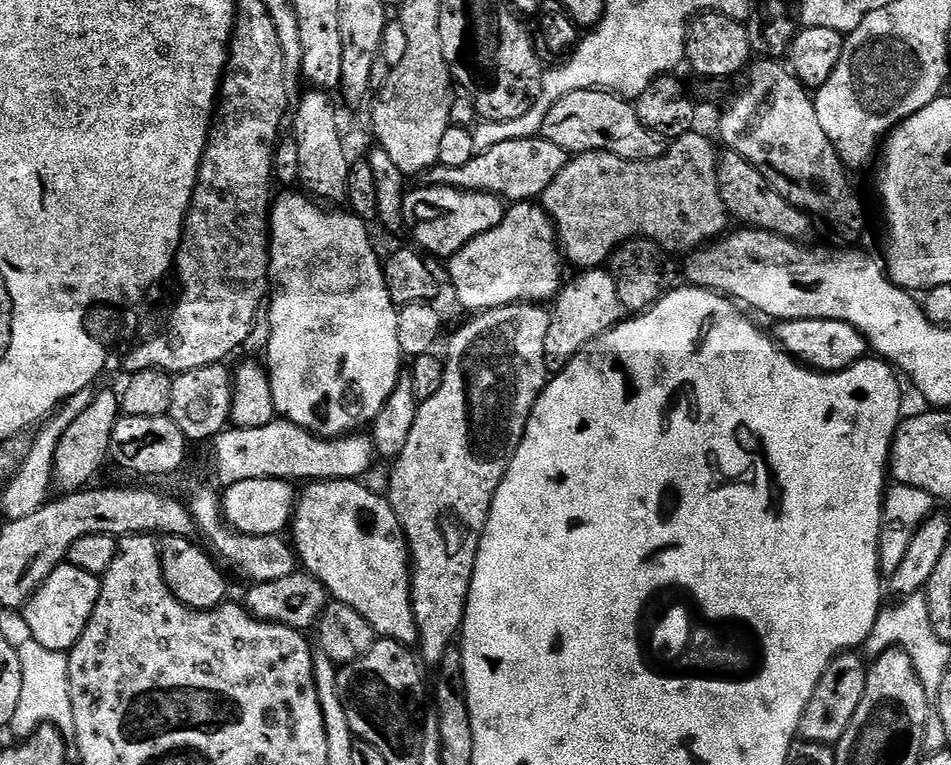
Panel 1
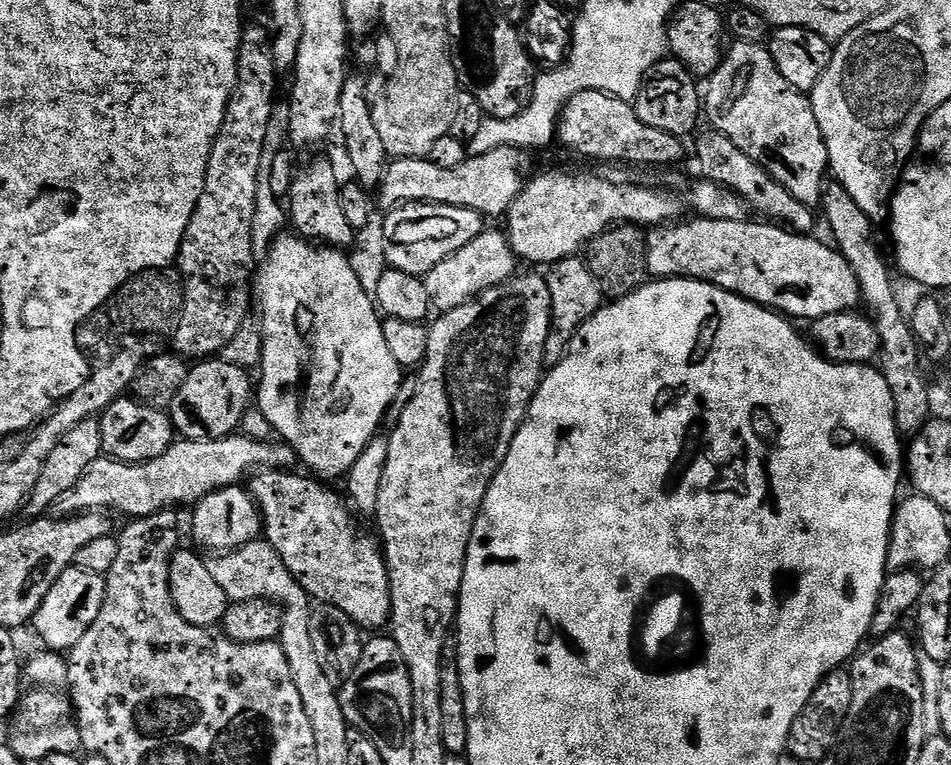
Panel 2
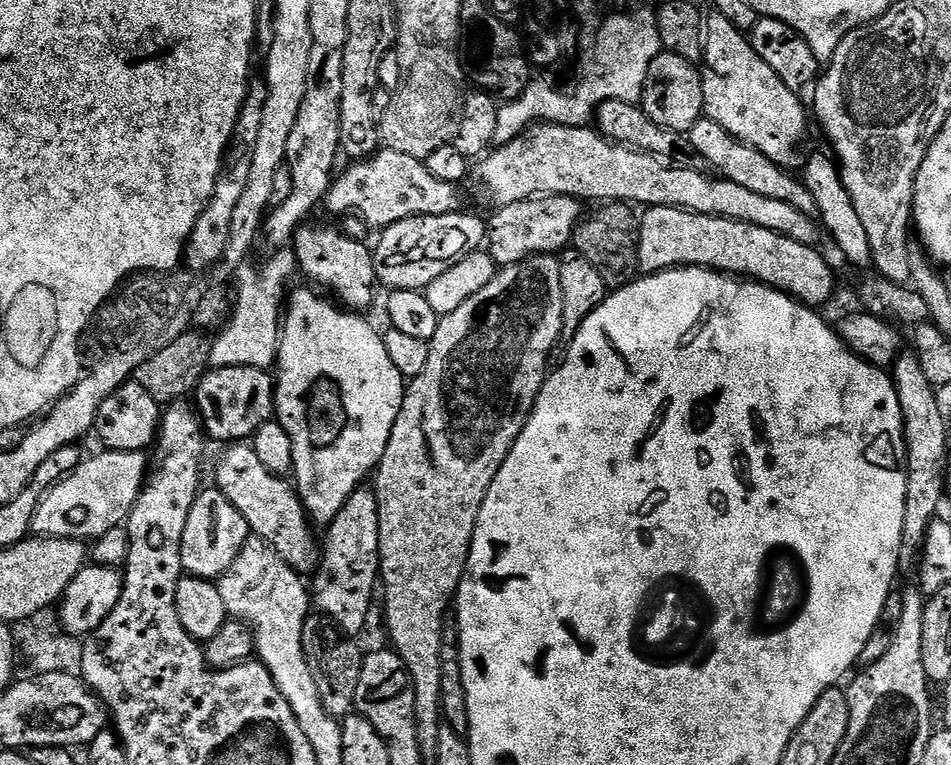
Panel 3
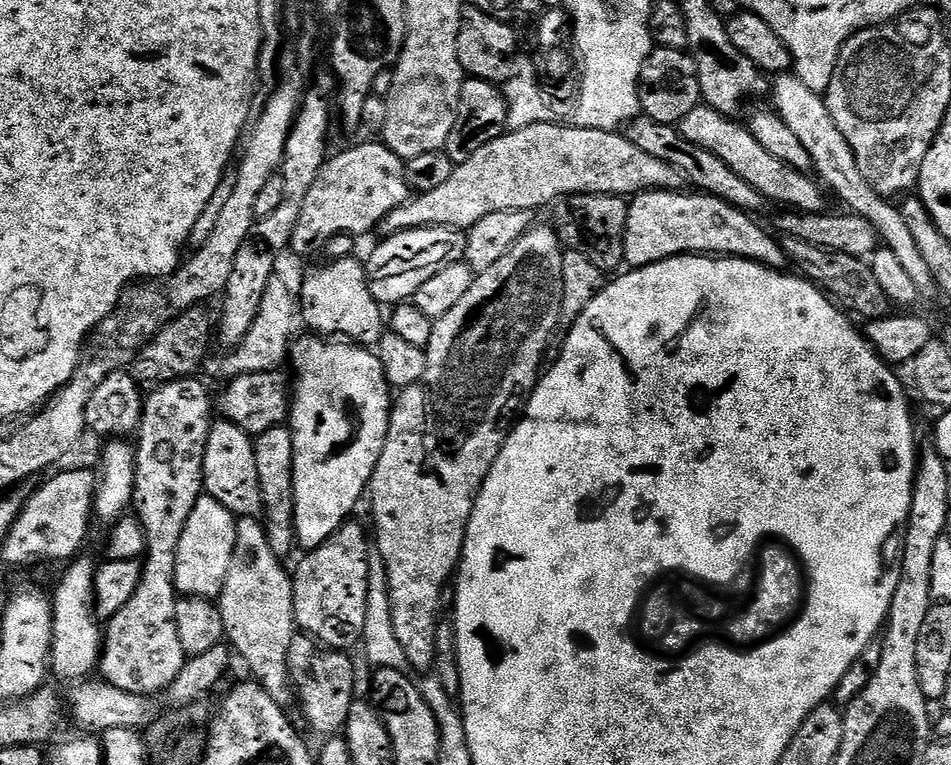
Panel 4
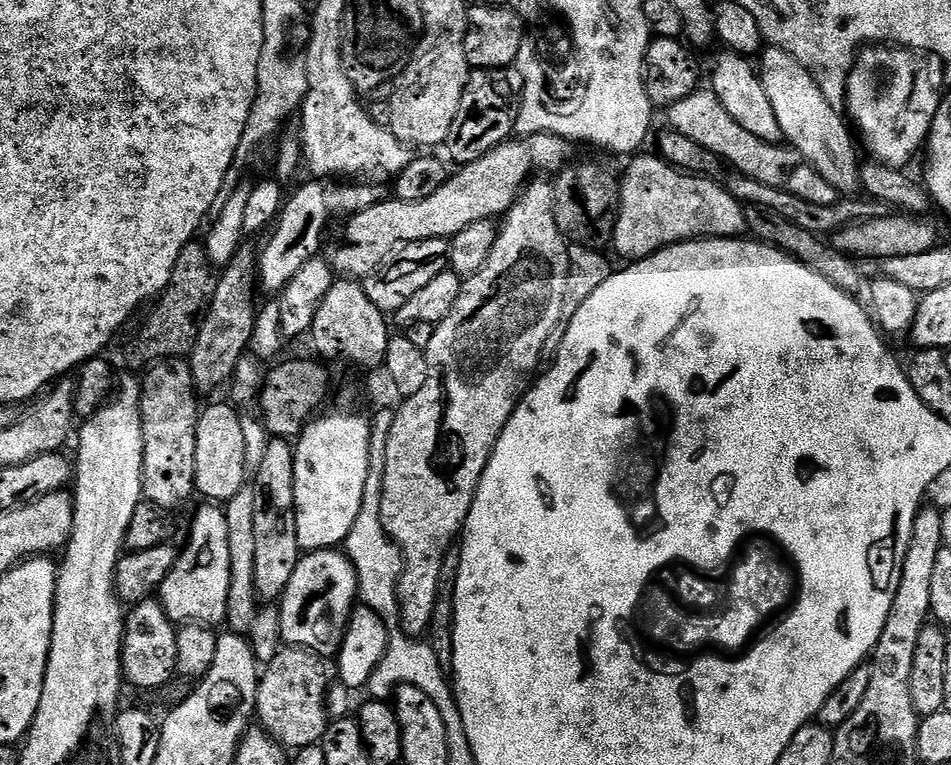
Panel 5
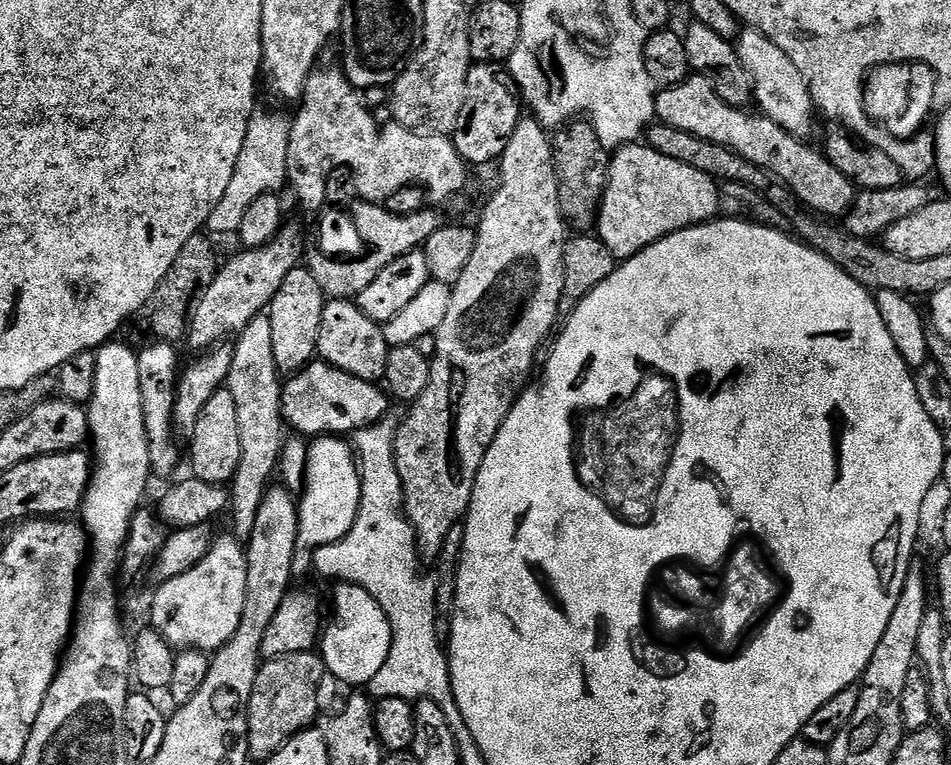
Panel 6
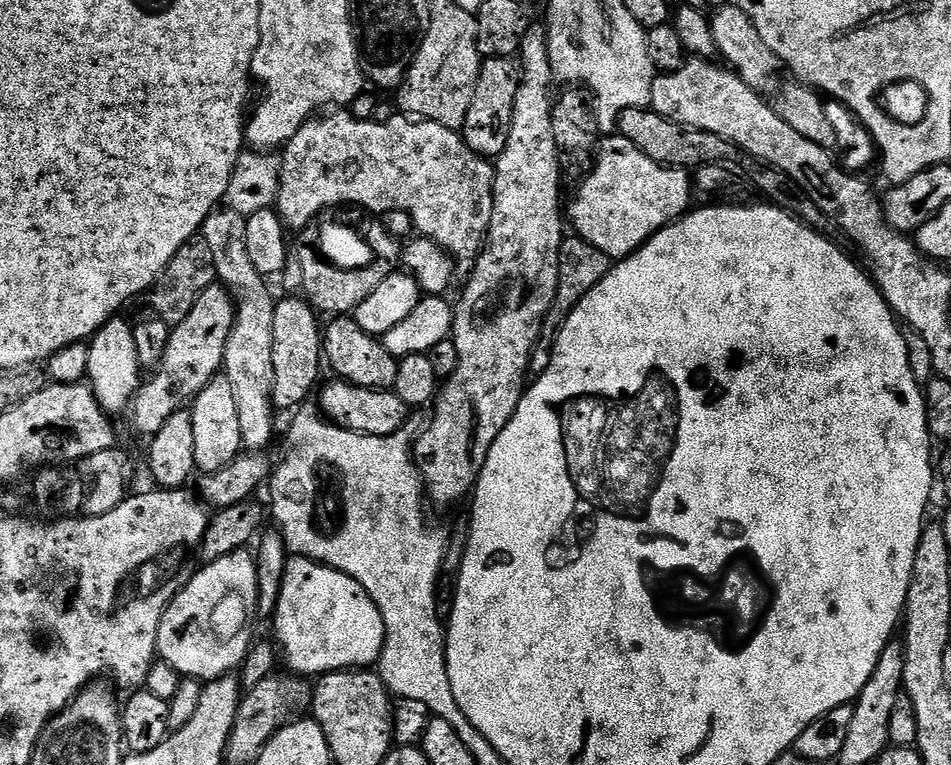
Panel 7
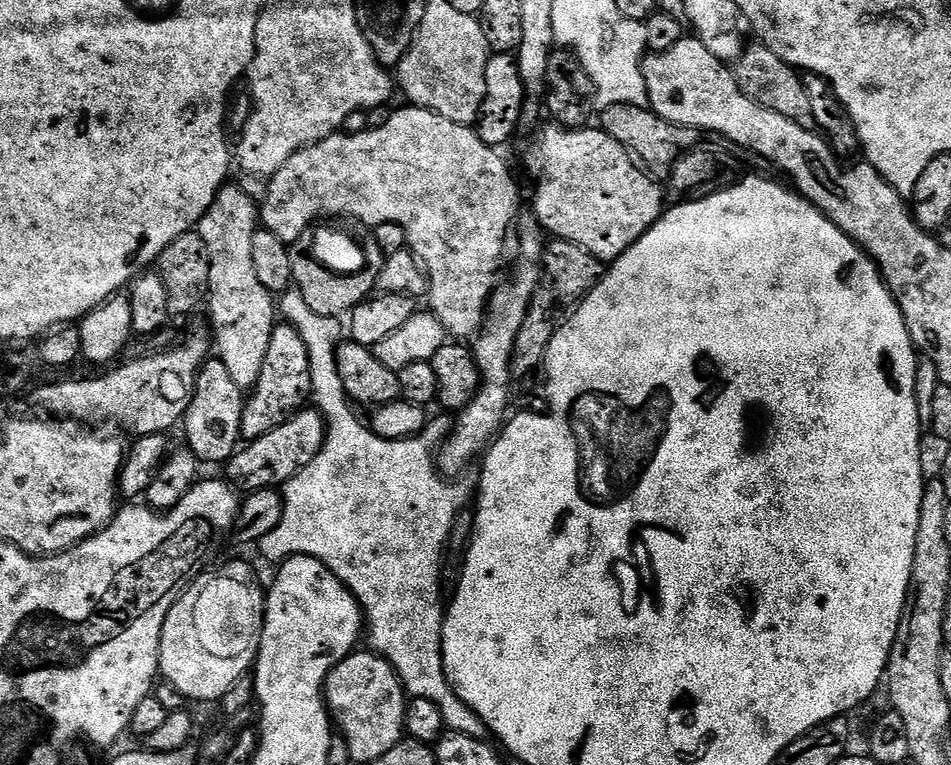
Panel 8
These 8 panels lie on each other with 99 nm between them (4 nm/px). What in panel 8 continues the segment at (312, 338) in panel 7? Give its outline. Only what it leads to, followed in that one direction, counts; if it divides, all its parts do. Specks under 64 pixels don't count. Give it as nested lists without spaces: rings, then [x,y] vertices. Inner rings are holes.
[[[287,322],[279,323],[272,332],[270,350],[266,350],[266,362],[262,366],[262,374],[258,376],[254,391],[245,399],[244,413],[240,423],[240,435],[245,441],[262,438],[262,434],[270,434],[278,426],[282,426],[292,416],[296,416],[309,403],[312,395],[310,382],[310,354],[306,354],[306,343],[299,332]]]

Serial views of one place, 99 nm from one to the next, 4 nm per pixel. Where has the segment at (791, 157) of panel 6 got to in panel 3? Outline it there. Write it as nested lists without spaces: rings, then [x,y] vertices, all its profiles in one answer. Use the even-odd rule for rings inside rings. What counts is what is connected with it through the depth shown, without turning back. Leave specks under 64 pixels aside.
[[[701,118],[690,131],[686,133],[688,141],[706,158],[709,169],[715,170],[725,180],[738,182],[738,186],[746,186],[746,190],[752,191],[753,194],[763,194],[766,198],[779,198],[782,202],[787,202],[790,206],[795,206],[802,214],[818,217],[818,206],[814,202],[814,197],[810,195],[810,190],[806,190],[803,179],[796,180],[793,174],[787,168],[779,168],[766,154],[762,154],[756,148],[751,148],[740,141],[734,139],[718,122]]]

